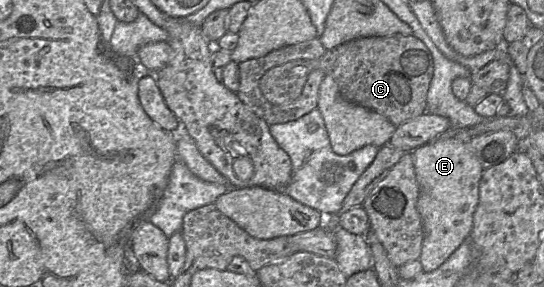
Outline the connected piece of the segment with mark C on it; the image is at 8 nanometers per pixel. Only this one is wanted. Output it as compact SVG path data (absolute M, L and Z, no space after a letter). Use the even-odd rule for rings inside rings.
M414 35L363 37L328 50L315 37L240 62L236 94L268 125L286 123L317 108L320 84L325 75L330 75L344 99L384 116L398 127L424 114L433 72L431 52Z

